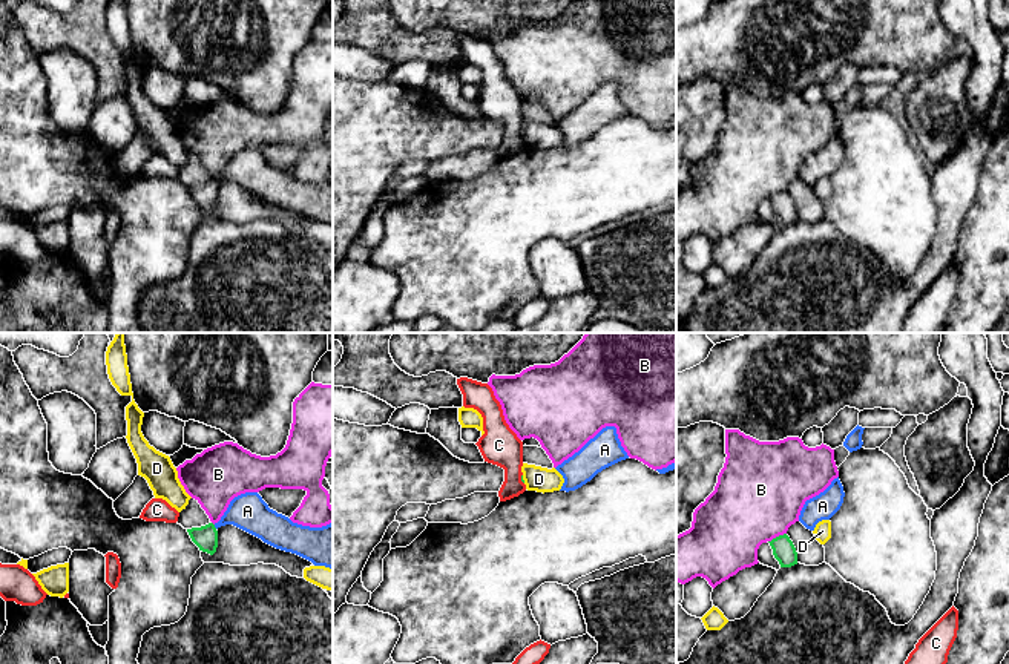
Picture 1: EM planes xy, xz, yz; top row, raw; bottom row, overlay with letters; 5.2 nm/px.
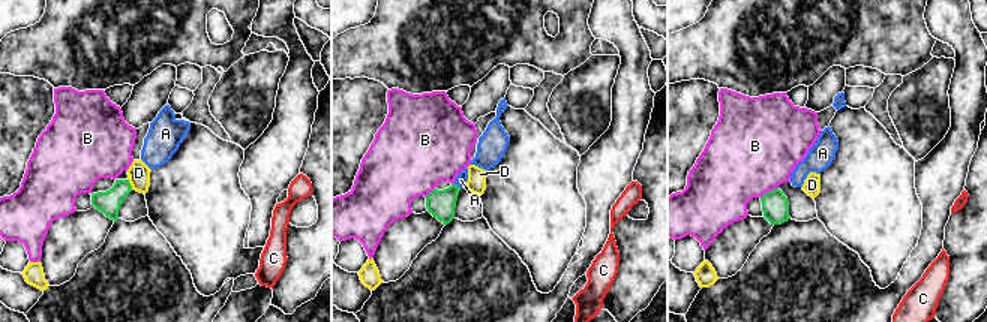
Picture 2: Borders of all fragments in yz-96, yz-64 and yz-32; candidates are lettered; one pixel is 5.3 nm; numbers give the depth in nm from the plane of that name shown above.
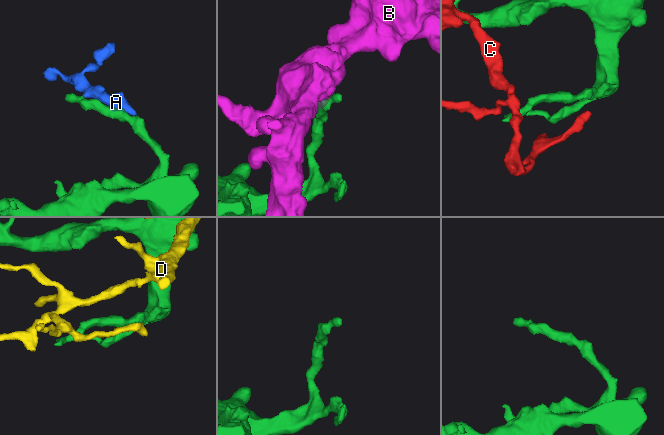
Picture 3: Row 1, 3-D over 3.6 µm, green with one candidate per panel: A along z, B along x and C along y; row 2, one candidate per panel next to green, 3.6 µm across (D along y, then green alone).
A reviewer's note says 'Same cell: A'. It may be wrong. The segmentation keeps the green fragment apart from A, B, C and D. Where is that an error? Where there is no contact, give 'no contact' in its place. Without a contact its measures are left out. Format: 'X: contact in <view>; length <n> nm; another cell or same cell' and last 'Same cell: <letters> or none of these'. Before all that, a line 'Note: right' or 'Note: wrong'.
Note: right
A: contact in xy; length 30 nm; same cell
B: contact in yz; length 110 nm; another cell
C: contact in xz; length 60 nm; another cell
D: contact in xz; length 40 nm; another cell
Same cell: A

